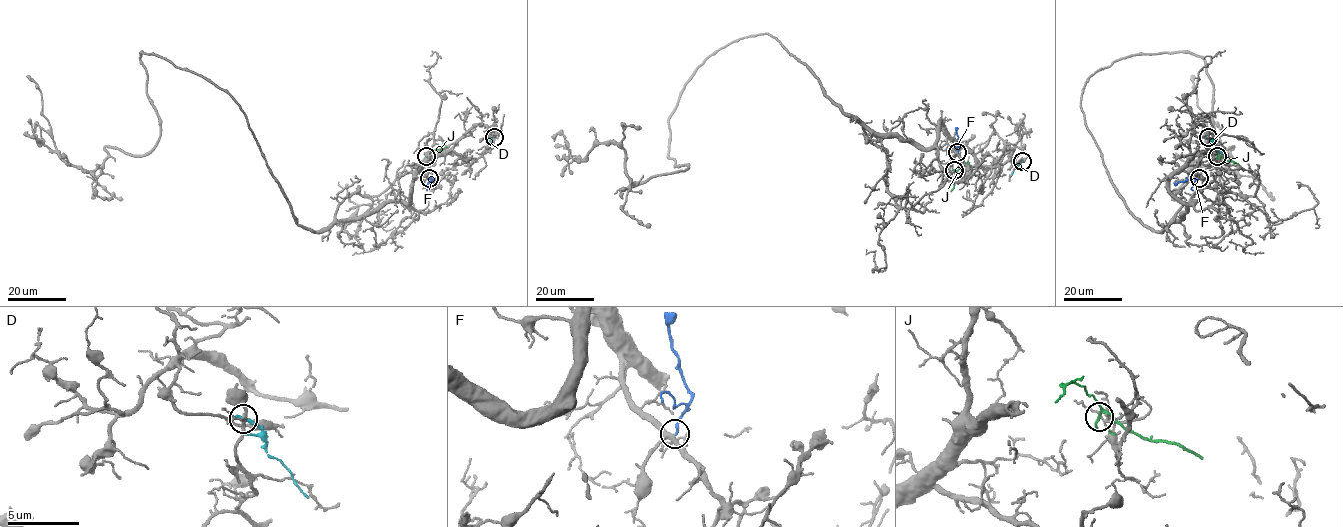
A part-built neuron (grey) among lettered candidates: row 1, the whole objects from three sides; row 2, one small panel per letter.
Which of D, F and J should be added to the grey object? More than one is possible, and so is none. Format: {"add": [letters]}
{"add": ["F"]}

